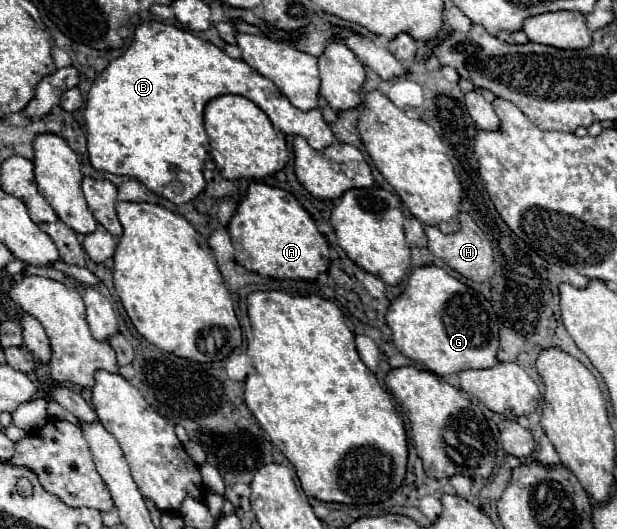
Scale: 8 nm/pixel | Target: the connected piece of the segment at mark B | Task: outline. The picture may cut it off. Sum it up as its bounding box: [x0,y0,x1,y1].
[83,21,335,205]

